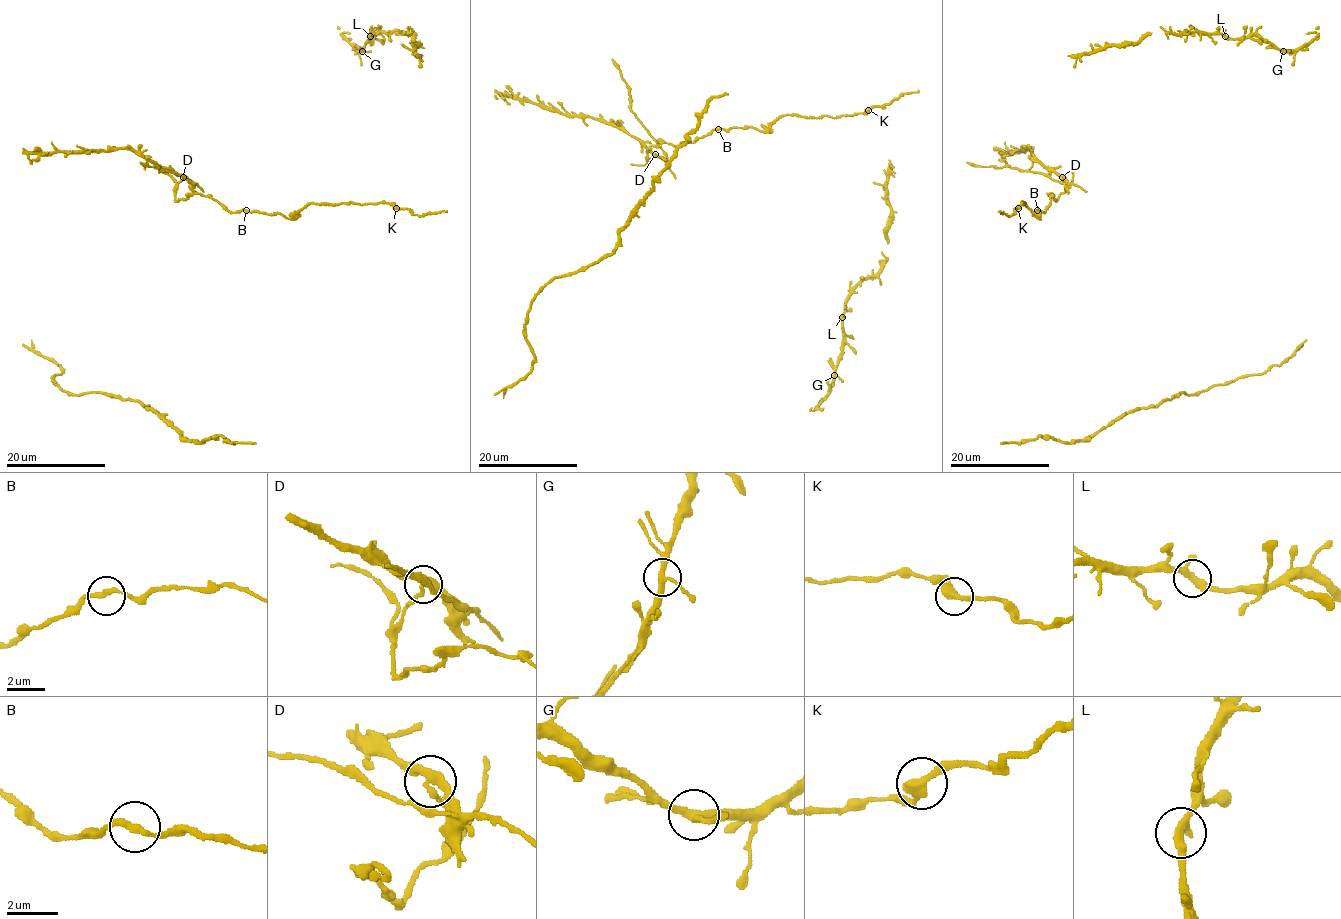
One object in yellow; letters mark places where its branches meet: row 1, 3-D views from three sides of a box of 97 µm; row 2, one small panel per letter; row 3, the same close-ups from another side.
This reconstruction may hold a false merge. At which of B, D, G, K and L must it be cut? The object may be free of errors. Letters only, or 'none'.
D

